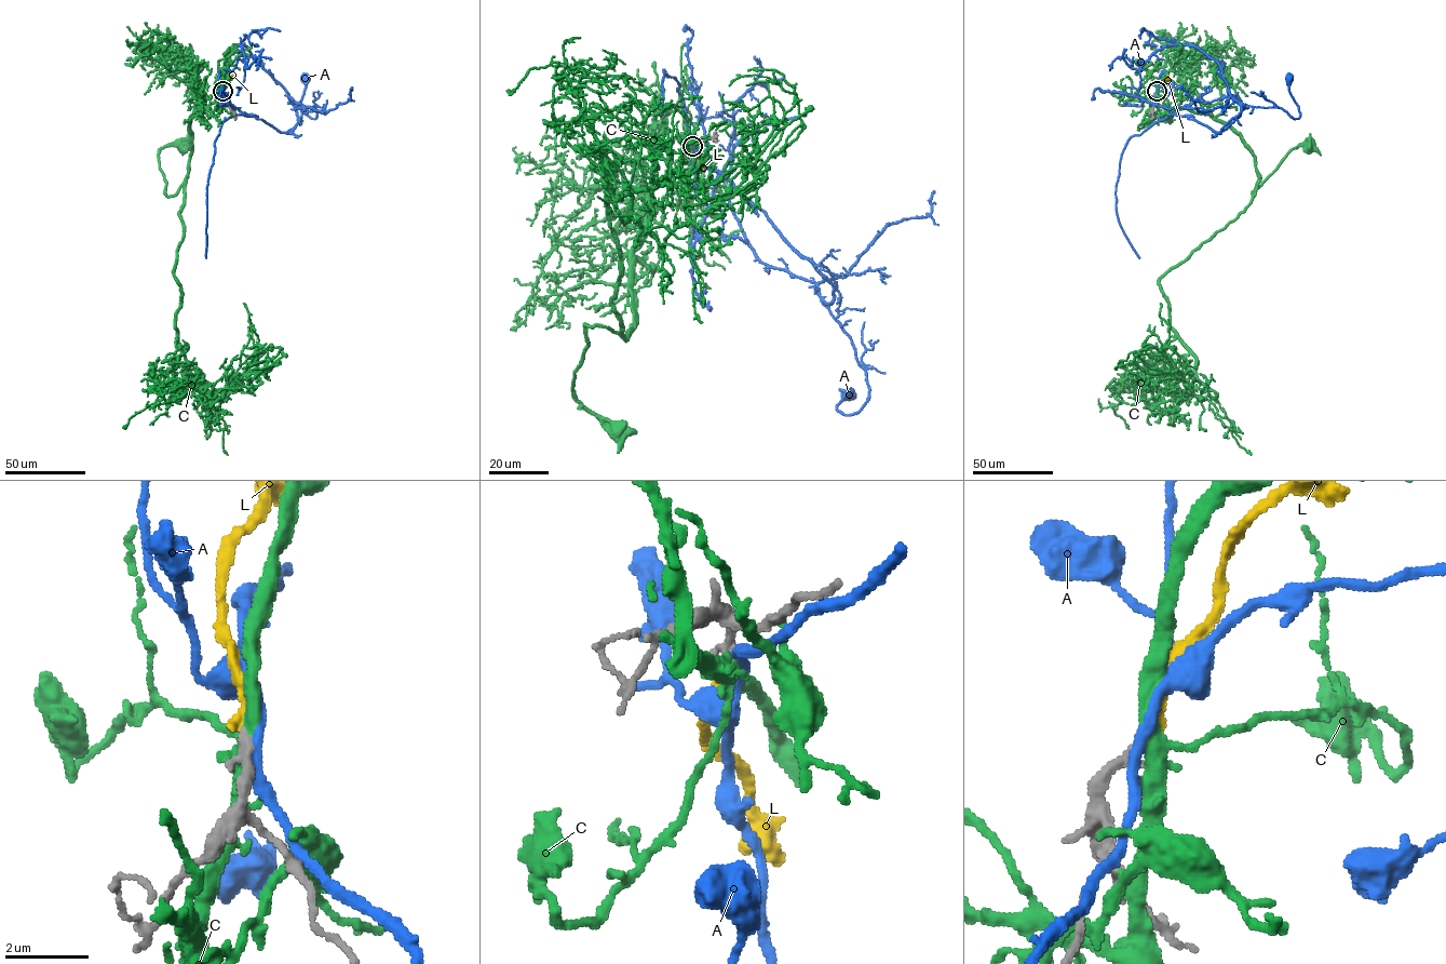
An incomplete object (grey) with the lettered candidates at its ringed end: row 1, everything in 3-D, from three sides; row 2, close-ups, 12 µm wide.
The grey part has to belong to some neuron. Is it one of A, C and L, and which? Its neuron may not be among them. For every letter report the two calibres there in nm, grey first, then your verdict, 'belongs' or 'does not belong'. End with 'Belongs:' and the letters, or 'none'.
A: 320 nm thick on the grey side, 240 nm on the other; does not belong
C: 280 nm thick on the grey side, 360 nm on the other; does not belong
L: 260 nm thick on the grey side, 260 nm on the other; belongs
Belongs: L

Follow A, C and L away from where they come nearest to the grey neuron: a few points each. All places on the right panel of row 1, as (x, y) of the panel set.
A: (1156, 92), (1151, 103), (1170, 115), (1220, 133), (1248, 106), (1276, 107), (1298, 118), (1288, 78)
C: (1157, 92), (1157, 102), (1167, 110), (1210, 112), (1240, 136), (1258, 177), (1253, 196), (1293, 148), (1309, 143)
L: (1157, 91), (1167, 75)

